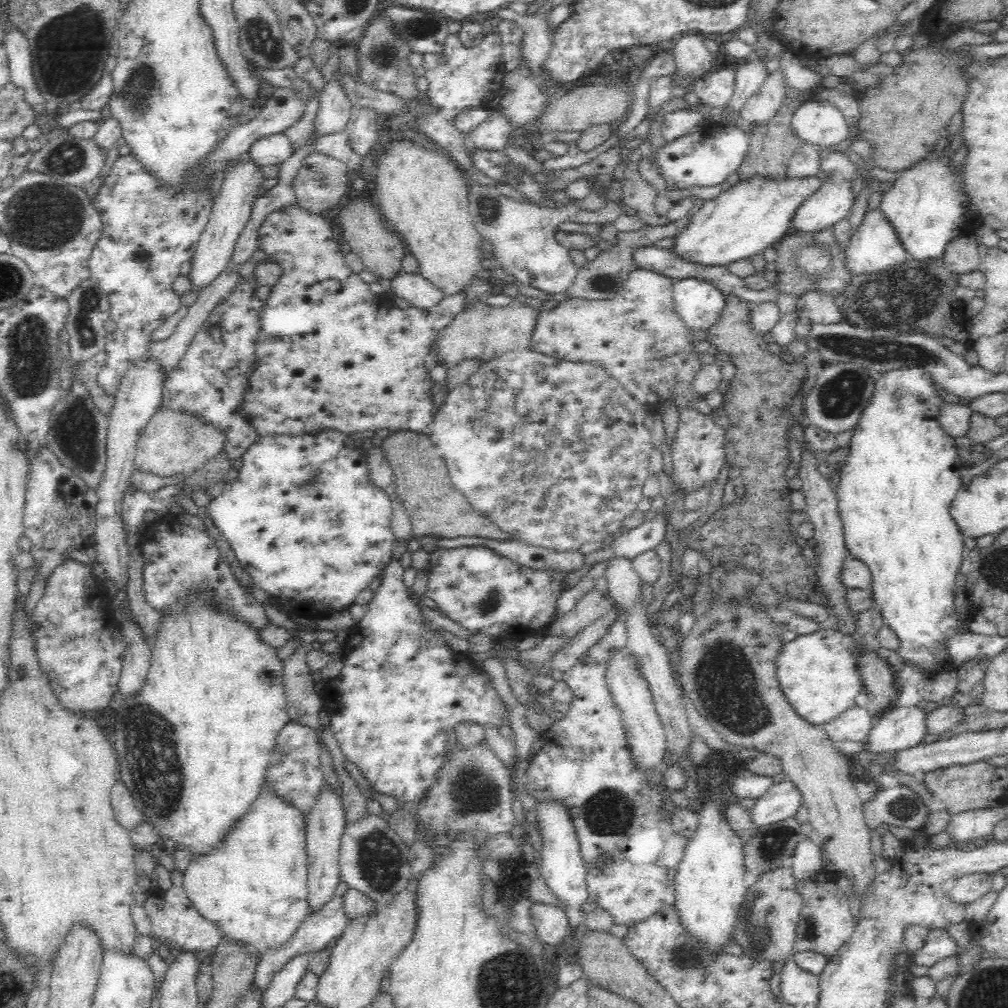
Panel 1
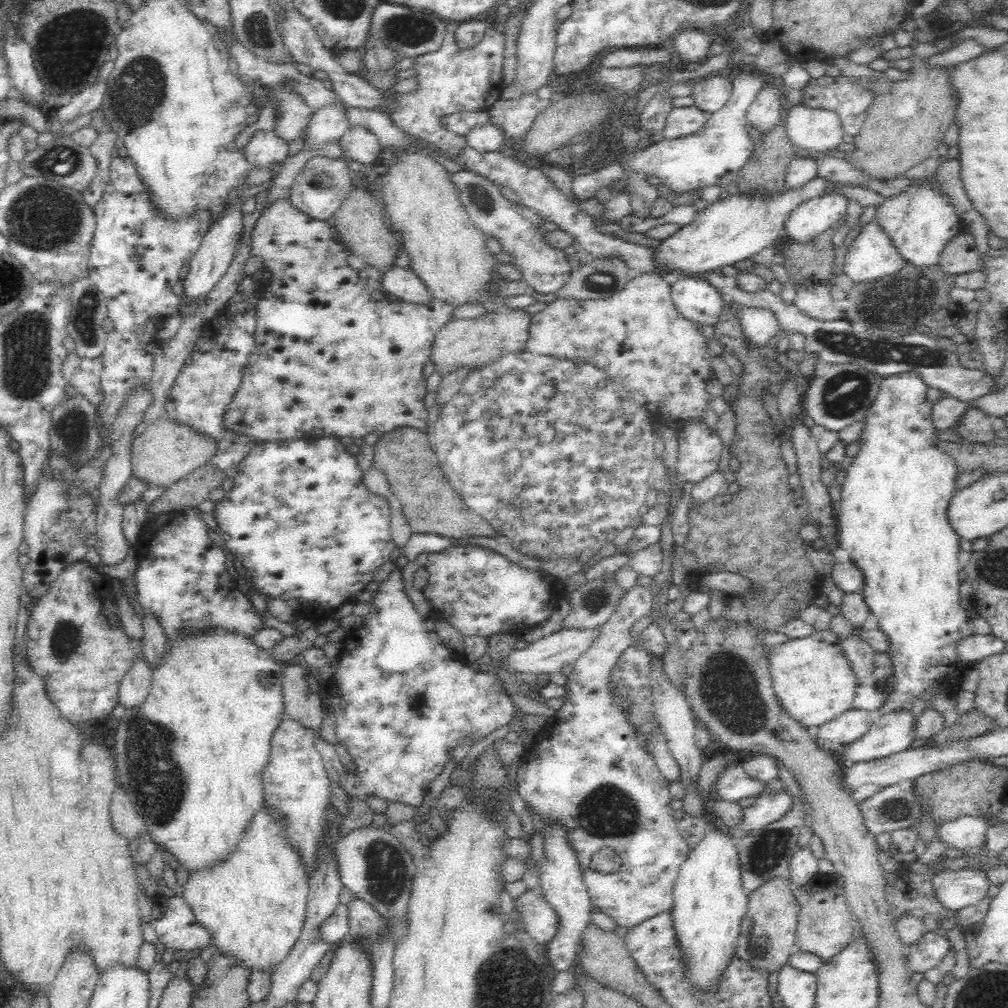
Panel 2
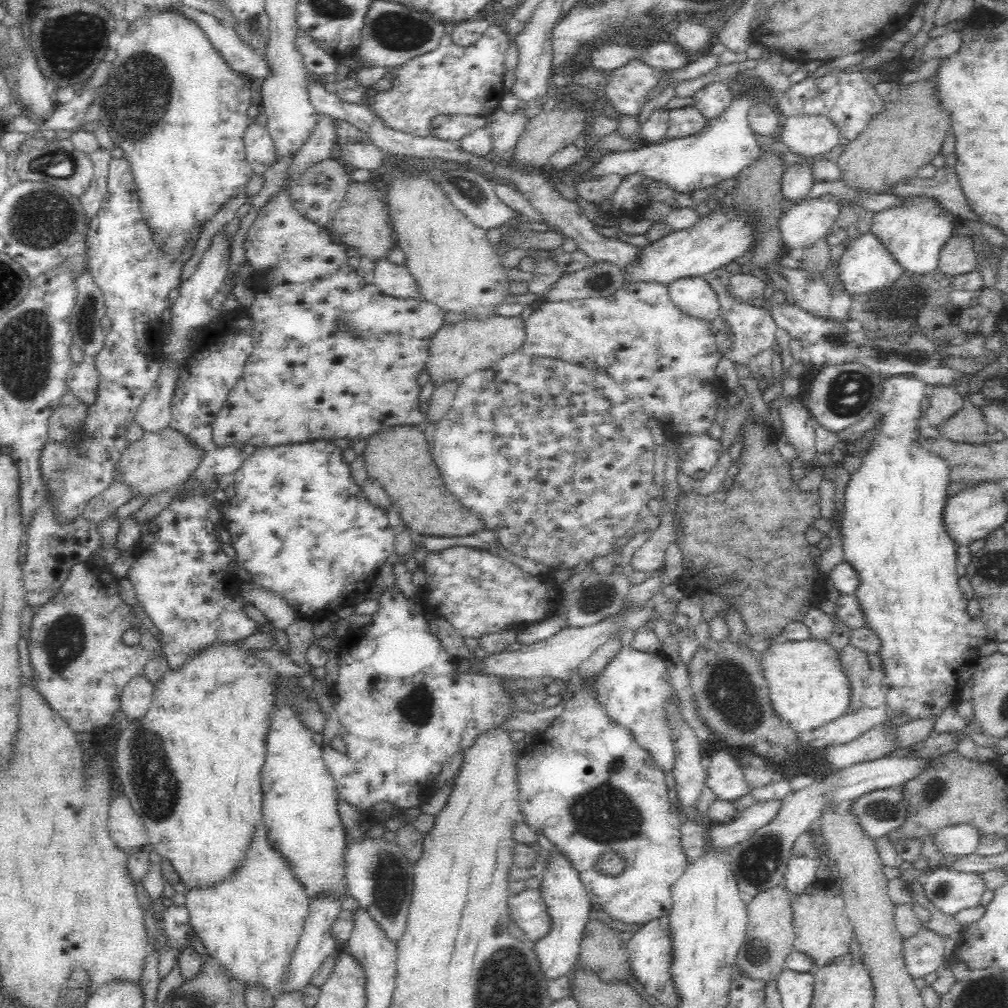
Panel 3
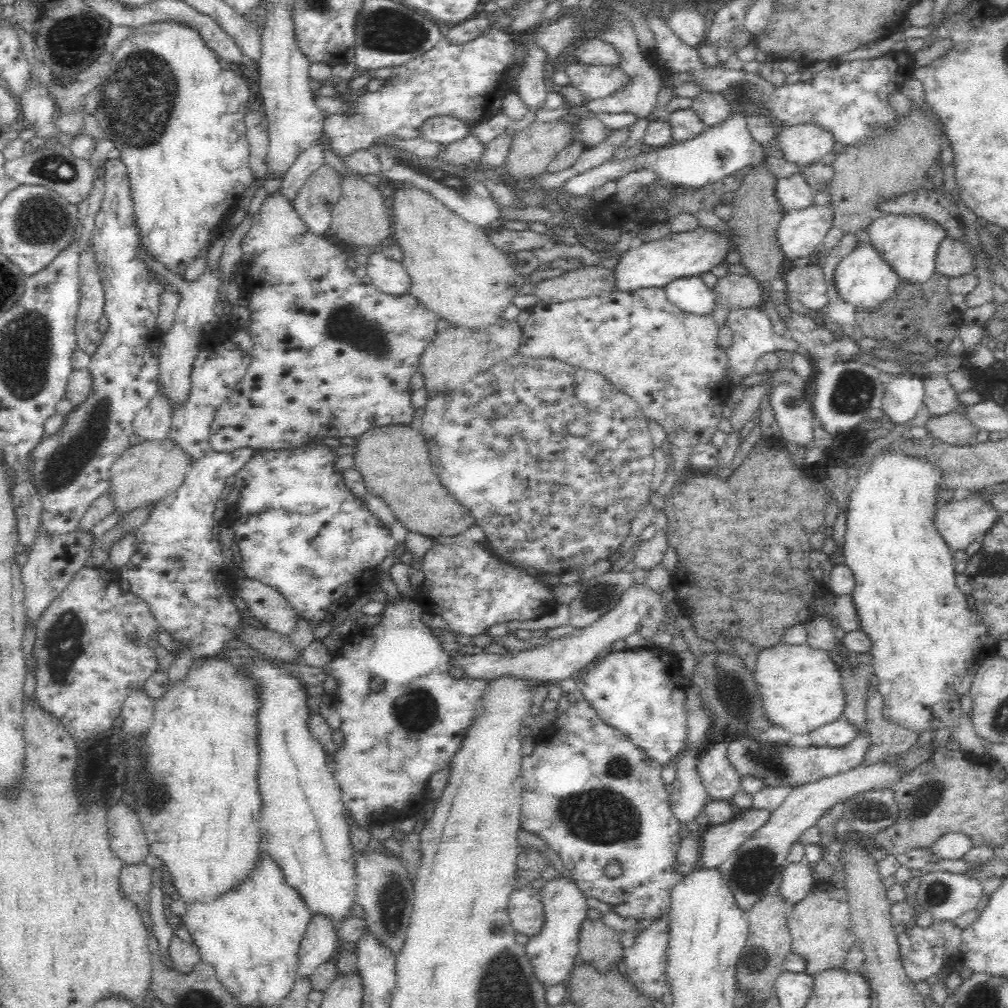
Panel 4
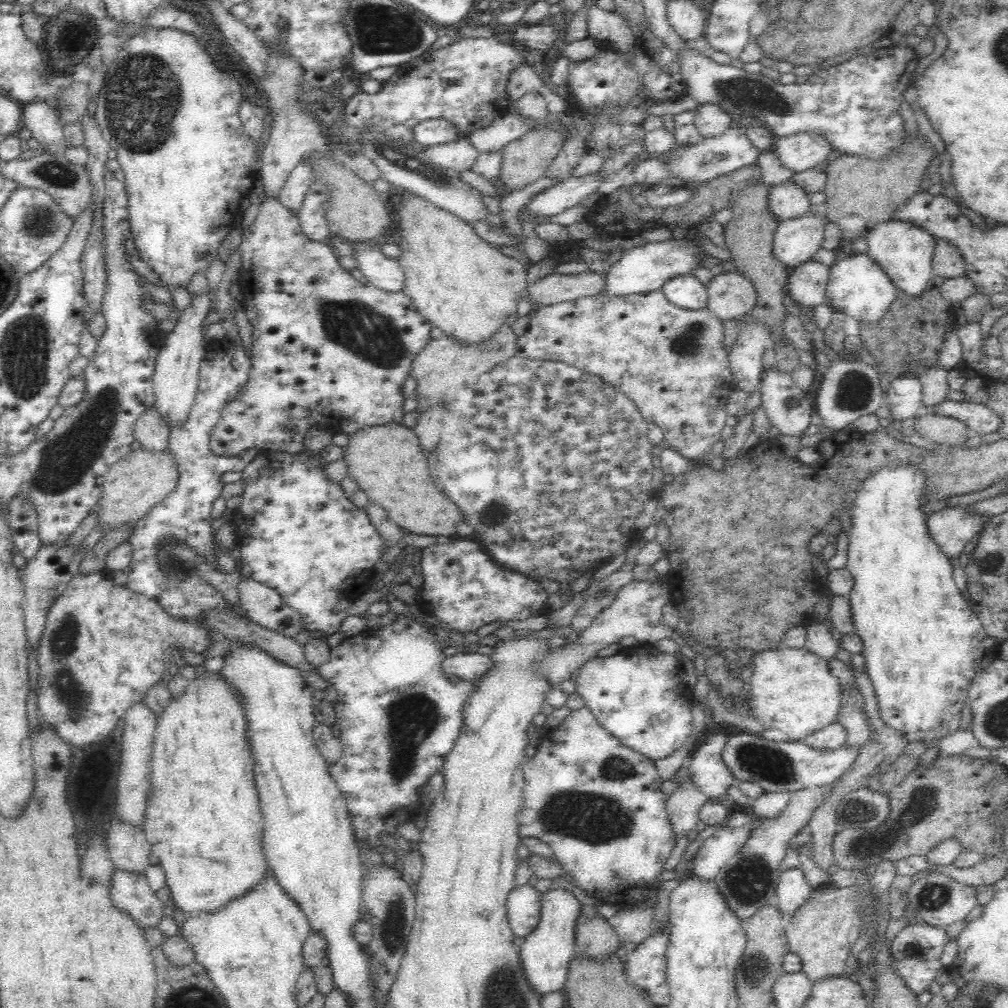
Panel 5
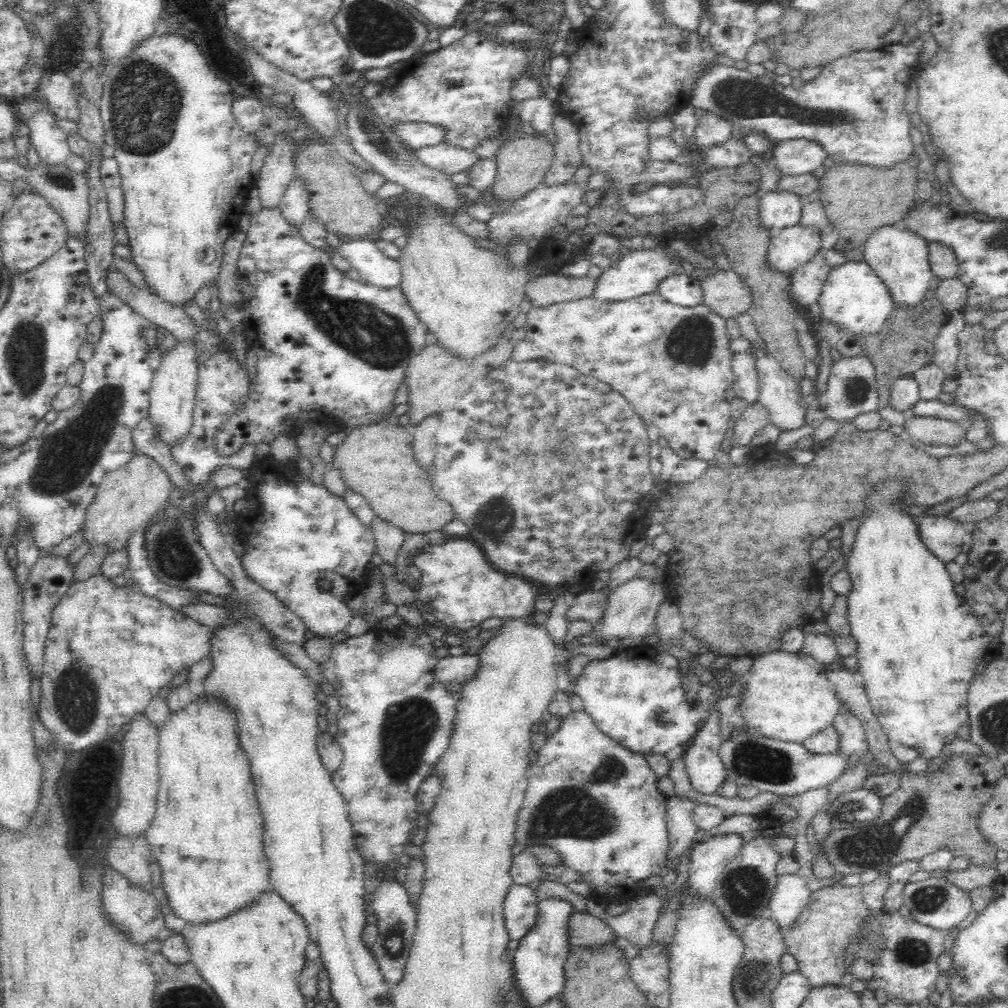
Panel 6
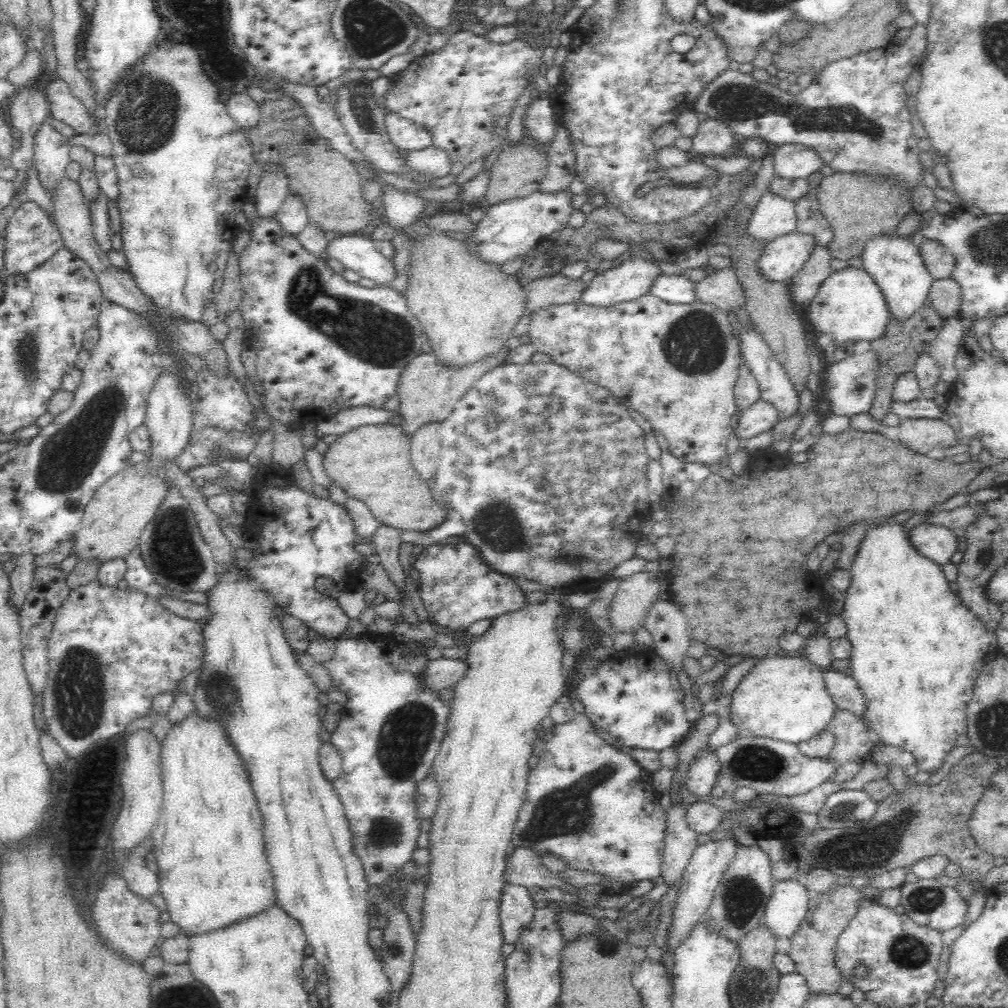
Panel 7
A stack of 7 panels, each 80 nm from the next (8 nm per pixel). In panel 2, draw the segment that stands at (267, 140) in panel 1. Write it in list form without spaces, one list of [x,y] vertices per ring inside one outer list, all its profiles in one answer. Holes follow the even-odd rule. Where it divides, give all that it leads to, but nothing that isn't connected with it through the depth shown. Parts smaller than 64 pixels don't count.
[[[274,131],[256,132],[246,144],[243,154],[246,160],[258,168],[271,167],[288,157],[289,142]]]

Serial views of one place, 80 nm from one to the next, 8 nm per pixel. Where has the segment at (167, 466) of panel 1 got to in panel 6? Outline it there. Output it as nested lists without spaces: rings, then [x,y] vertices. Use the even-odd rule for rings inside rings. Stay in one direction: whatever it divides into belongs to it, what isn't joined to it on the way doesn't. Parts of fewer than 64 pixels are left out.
[[[146,454],[132,456],[128,463],[104,476],[94,503],[86,512],[86,541],[90,546],[108,543],[110,553],[126,548],[129,536],[142,524],[146,524],[154,512],[166,506],[173,488],[171,475],[153,457]]]

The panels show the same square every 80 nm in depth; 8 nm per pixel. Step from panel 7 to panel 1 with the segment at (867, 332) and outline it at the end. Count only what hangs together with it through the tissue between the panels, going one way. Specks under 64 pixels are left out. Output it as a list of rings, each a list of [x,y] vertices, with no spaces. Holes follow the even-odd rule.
[[[870,208],[864,214],[862,224],[853,230],[851,237],[844,247],[846,268],[852,271],[852,274],[861,272],[876,272],[882,269],[890,268],[900,264],[909,253],[904,244],[898,237],[896,227],[890,223],[890,219],[884,215],[884,211],[878,208]]]

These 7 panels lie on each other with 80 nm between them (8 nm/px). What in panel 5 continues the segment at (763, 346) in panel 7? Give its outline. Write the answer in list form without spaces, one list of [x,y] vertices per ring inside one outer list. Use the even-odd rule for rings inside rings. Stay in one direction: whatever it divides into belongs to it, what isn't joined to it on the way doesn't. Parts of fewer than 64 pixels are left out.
[[[775,367],[764,369],[760,376],[761,406],[764,408],[767,418],[782,434],[802,439],[802,436],[806,436],[806,430],[808,430],[808,426],[812,422],[812,414],[815,412],[813,401],[807,391],[794,384],[789,373],[778,372]]]

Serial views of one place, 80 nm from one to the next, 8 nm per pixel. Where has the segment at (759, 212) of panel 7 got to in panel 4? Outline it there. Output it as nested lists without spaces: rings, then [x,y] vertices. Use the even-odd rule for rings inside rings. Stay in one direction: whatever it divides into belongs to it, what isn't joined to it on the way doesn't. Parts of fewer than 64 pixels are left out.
[[[803,168],[790,176],[781,176],[776,184],[776,197],[780,199],[785,211],[810,206],[815,193]]]

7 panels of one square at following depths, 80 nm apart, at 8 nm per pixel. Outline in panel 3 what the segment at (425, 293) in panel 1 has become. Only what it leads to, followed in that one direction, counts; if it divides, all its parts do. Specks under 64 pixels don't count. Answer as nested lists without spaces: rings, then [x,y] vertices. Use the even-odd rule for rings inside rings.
[[[388,259],[380,260],[375,263],[373,280],[384,294],[400,299],[420,299],[418,283],[405,265],[394,264]]]

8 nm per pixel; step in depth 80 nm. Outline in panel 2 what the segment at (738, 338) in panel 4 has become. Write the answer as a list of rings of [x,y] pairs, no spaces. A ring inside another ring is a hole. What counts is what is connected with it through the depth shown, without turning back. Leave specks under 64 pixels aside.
[[[742,305],[738,316],[742,321],[742,329],[746,337],[754,345],[758,345],[758,348],[769,346],[776,340],[776,334],[780,328],[774,311],[768,308]]]

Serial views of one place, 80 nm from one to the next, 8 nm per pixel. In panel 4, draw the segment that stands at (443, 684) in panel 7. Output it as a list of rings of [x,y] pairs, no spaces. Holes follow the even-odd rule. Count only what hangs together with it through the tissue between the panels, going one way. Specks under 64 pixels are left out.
[[[633,584],[629,590],[624,592],[622,600],[616,608],[608,610],[604,616],[598,618],[590,626],[575,628],[570,634],[548,638],[547,644],[514,651],[514,654],[490,654],[486,651],[474,655],[458,654],[451,656],[450,666],[460,666],[464,670],[464,676],[491,681],[494,678],[502,678],[502,676],[513,676],[540,683],[559,682],[585,668],[603,648],[609,647],[612,642],[634,633],[640,633],[643,637],[654,638],[657,636],[664,630],[665,605],[666,601],[663,600],[661,594],[652,593],[652,591],[644,588],[644,584]]]

